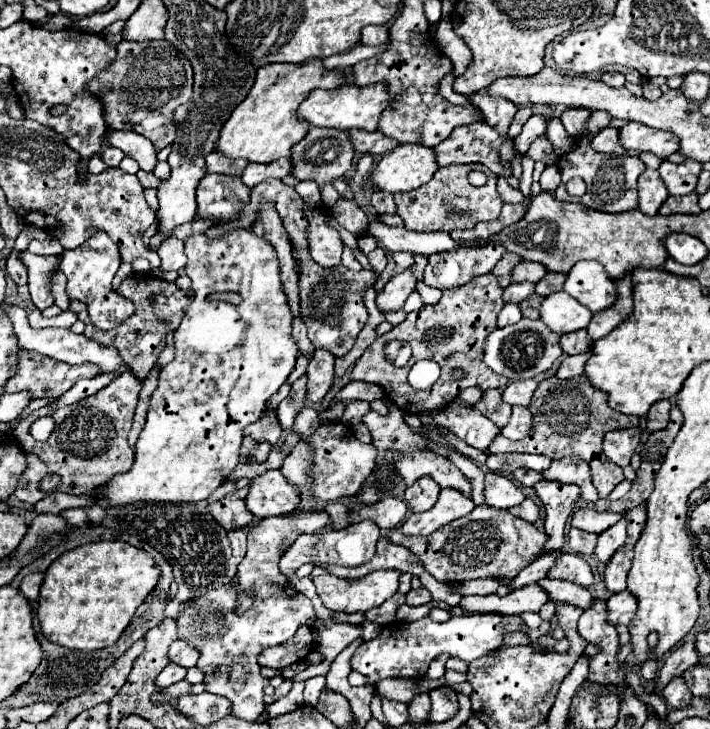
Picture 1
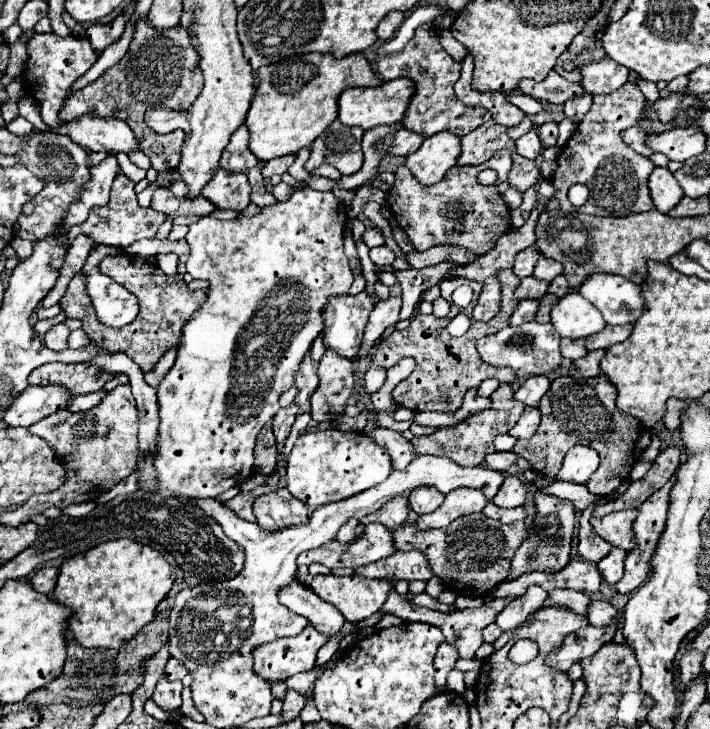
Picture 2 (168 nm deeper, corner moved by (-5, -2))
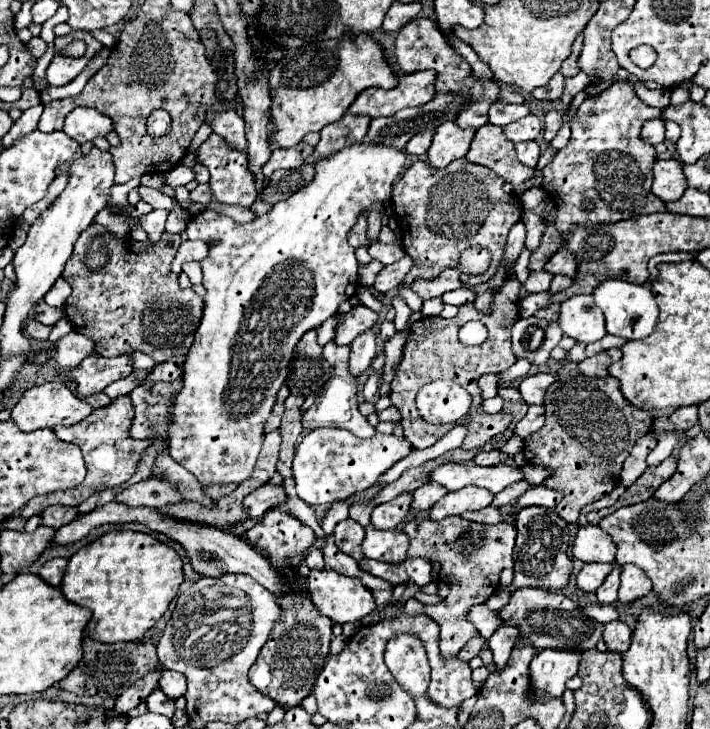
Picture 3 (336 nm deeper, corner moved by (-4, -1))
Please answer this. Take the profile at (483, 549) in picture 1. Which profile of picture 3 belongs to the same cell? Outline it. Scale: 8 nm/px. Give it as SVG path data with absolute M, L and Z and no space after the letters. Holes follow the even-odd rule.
M459 516L445 518L441 522L415 518L405 524L405 534L411 540L409 558L435 558L441 564L439 572L439 596L441 602L427 606L425 612L441 626L441 652L443 656L455 656L459 650L479 632L467 620L467 612L475 604L487 602L489 596L499 588L499 574L503 568L513 568L513 546L515 546L515 526L501 524L477 524L467 522Z

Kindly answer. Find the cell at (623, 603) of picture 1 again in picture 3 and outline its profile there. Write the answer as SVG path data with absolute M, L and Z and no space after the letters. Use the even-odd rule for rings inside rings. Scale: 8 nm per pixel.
M543 650L529 664L531 692L537 700L561 698L565 682L577 674L581 652Z

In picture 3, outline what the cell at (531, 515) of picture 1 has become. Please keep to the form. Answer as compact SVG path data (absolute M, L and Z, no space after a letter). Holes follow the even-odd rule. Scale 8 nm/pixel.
M487 506L487 508L477 510L477 512L463 512L461 518L469 520L469 522L481 522L481 524L499 524L503 520L501 512L493 506Z

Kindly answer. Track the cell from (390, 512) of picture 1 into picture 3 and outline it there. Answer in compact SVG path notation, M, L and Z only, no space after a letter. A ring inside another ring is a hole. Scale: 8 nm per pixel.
M399 494L397 498L377 506L371 514L371 524L379 530L397 528L405 520L405 516L411 508L411 500L413 500L411 494Z

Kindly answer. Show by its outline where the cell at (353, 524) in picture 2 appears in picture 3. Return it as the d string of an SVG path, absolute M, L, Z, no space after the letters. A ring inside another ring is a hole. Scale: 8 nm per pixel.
M347 518L347 520L339 522L339 524L335 526L333 538L335 538L335 546L337 546L341 552L353 556L355 560L363 560L363 558L365 558L365 556L363 556L363 550L361 550L361 542L363 542L363 538L365 538L365 530L363 530L363 526L357 524L355 520Z

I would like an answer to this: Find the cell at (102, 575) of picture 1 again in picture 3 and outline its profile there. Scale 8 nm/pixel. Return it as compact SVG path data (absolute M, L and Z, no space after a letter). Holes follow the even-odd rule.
M115 530L99 536L69 558L61 590L69 602L93 612L87 634L97 642L139 640L165 614L183 582L183 560L157 538L135 532Z

